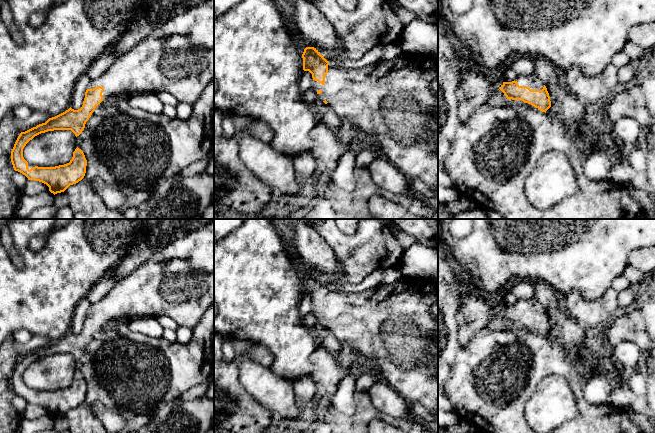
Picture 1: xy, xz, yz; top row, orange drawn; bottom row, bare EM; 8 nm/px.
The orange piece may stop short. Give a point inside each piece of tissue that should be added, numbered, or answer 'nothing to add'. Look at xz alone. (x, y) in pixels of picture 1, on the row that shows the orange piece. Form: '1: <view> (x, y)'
1: xz (390, 101)

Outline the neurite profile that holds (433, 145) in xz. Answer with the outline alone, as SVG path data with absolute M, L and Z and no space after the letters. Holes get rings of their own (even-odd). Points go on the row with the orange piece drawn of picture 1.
M435 78L431 84L430 89L434 93L435 101L434 101L434 109L435 109L435 115L434 115L434 123L435 127L434 129L437 131L437 135L434 137L434 139L427 144L427 150L429 152L434 152L435 150L438 150L438 78Z

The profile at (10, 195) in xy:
M9 115L0 123L0 219L16 215L22 193L12 180L11 151L20 135L20 122Z

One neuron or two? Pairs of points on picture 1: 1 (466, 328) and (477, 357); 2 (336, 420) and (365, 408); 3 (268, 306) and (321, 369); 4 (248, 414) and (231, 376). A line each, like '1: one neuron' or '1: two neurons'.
1: two neurons
2: one neuron
3: two neurons
4: one neuron

